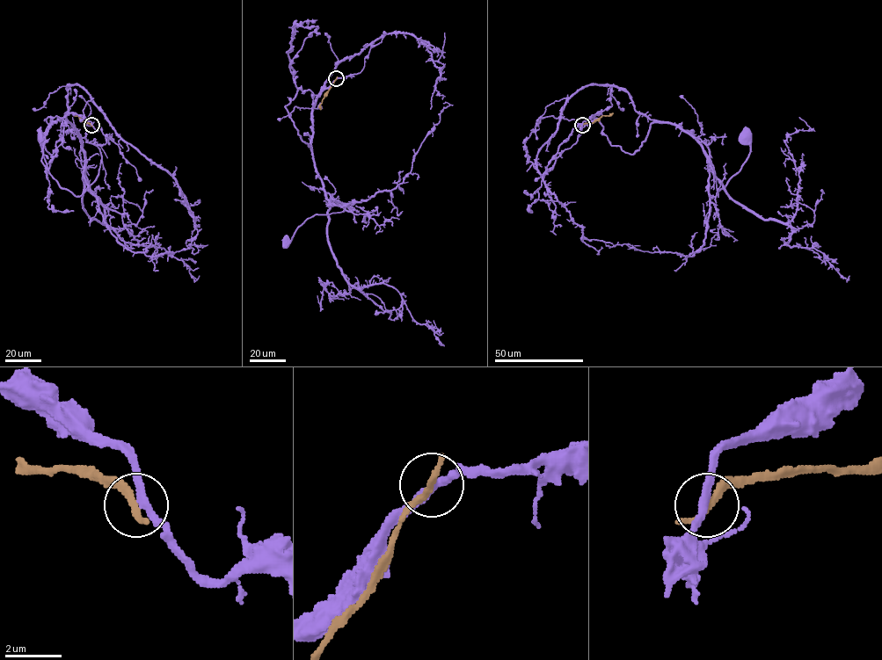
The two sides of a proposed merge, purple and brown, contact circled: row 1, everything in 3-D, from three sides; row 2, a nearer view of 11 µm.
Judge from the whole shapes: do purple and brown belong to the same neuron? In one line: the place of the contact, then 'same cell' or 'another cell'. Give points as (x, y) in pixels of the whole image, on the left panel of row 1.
at (91, 125); another cell

